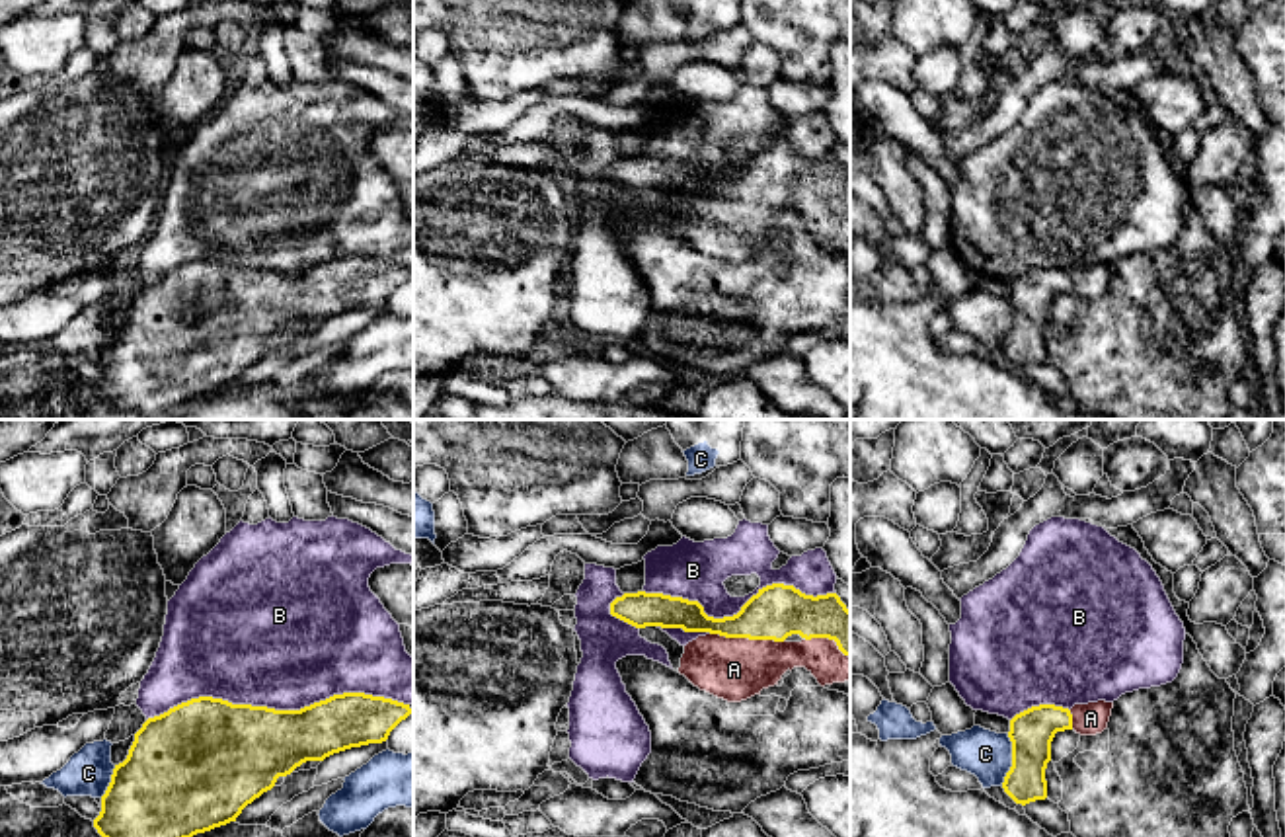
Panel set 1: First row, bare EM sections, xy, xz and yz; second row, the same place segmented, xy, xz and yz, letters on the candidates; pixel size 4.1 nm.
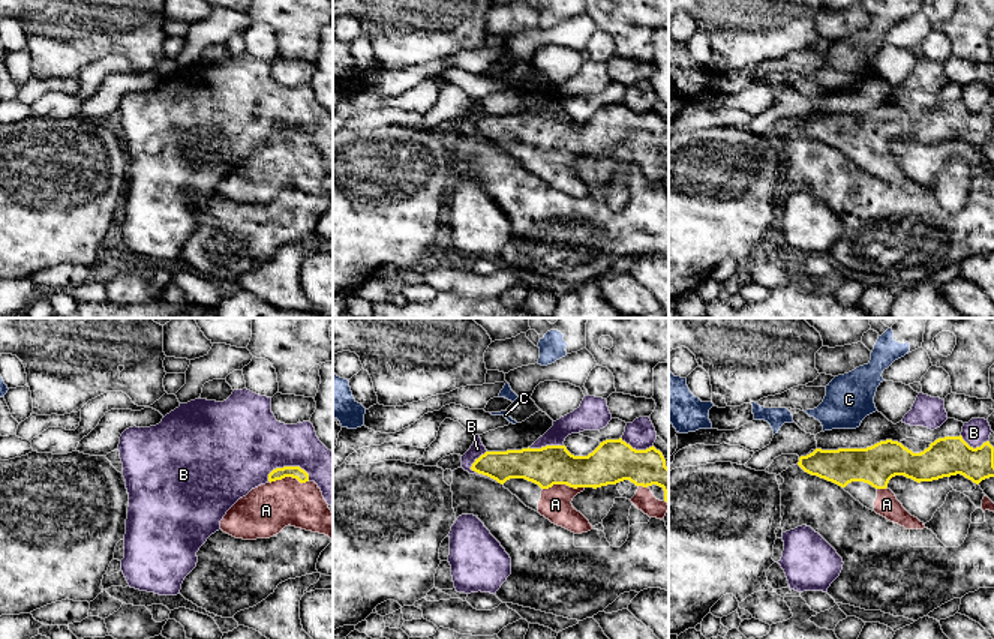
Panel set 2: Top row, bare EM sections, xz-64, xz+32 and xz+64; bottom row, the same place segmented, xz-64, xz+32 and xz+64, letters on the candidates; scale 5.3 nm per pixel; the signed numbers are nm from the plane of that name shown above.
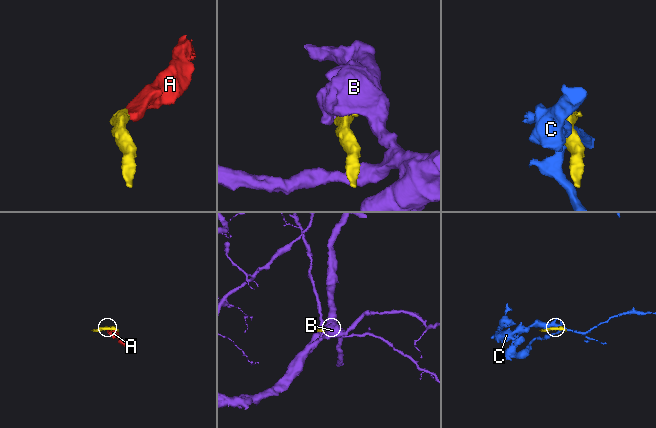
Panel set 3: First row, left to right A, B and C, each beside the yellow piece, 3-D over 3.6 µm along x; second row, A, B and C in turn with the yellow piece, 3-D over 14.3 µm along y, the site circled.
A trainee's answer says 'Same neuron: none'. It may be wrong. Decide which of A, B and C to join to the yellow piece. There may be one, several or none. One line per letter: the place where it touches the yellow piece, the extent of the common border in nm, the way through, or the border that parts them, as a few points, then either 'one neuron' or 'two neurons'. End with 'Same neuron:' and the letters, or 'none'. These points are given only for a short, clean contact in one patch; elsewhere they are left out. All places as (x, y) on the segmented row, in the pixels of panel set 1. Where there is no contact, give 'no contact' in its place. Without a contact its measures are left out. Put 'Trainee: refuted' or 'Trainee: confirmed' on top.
Trainee: refuted
A: contact xz (747, 637); length 320 nm; one neuron
B: contact xy (277, 711); length 1100 nm; two neurons
C: contact yz (1012, 759); length 220 nm; two neurons
Same neuron: A

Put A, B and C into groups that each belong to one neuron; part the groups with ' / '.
A / B / C

